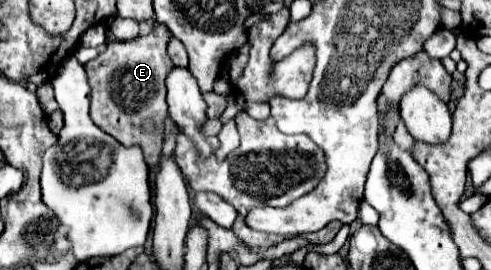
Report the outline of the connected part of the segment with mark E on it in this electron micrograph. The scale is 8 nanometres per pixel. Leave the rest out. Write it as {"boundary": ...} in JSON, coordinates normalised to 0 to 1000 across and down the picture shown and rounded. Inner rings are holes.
{"boundary":[[[326,81],[314,89],[310,119],[297,133],[281,133],[257,156],[220,156],[216,185],[204,193],[191,222],[175,230],[175,281],[187,326],[183,348],[183,437],[208,474],[216,496],[232,504],[253,541],[281,533],[293,556],[293,585],[305,622],[326,600],[326,556],[334,533],[334,452],[342,430],[338,385],[338,281],[354,252],[354,230],[342,207],[346,119]],[[244,274],[244,385],[232,378],[228,356],[228,289]],[[297,444],[314,444],[322,481],[297,489],[289,467]]]}

